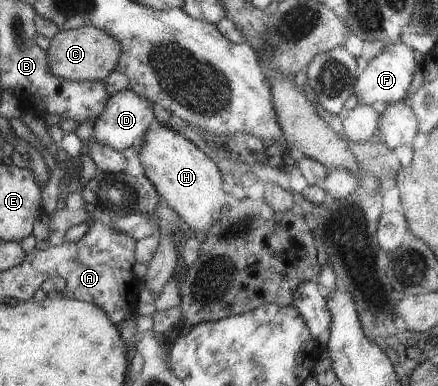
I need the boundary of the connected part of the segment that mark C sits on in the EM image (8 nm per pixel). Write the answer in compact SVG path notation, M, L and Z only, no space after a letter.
M85 25L76 29L64 29L50 40L47 50L48 69L54 76L68 81L99 82L105 81L116 71L122 57L122 44L103 30Z

